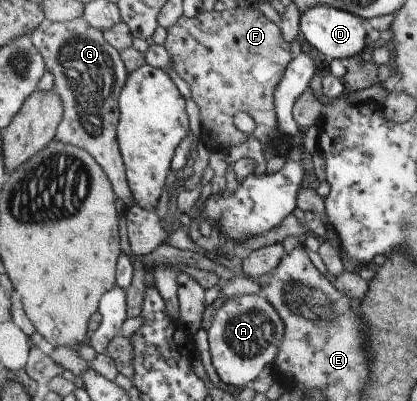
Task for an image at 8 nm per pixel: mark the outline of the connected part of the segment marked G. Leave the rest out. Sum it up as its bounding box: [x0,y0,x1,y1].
[30,17,136,208]

